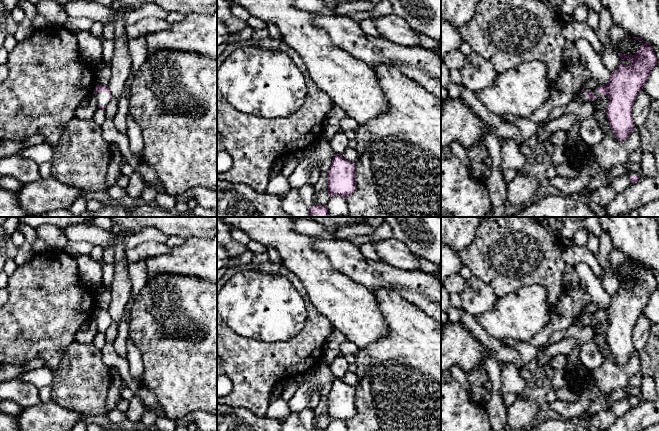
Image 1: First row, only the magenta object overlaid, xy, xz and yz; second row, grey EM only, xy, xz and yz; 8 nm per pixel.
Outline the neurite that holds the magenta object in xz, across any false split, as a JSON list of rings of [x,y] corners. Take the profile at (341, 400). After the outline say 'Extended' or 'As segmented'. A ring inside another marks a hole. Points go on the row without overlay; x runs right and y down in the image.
[[[341,378],[333,381],[327,400],[330,421],[346,422],[356,415],[356,388],[346,384]]]. As segmented

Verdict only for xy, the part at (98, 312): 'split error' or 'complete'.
split error

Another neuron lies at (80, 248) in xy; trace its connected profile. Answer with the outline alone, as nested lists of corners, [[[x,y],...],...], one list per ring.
[[[69,240],[63,250],[71,255],[90,255],[93,248],[94,246],[88,242],[75,242]]]

